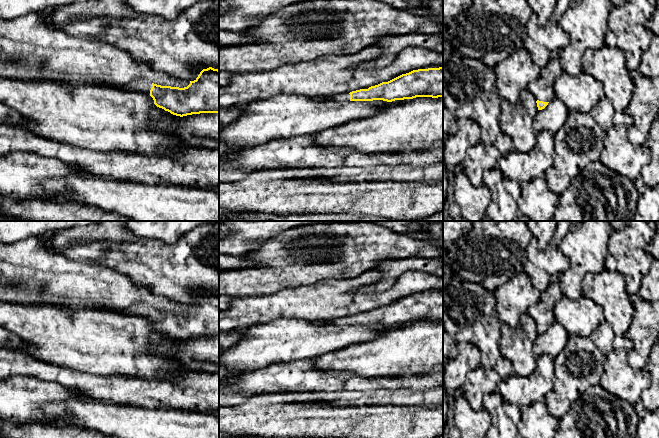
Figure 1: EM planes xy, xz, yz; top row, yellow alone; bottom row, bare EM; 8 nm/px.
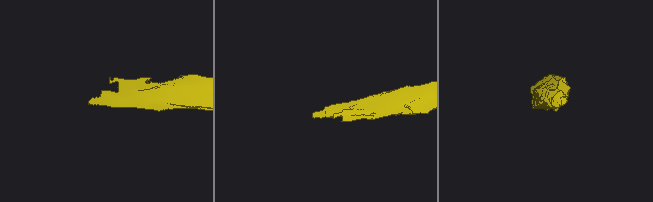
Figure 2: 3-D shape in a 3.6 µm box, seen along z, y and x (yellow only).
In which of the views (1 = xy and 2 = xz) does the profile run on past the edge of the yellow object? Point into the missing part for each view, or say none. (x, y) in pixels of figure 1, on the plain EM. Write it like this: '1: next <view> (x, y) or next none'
1: next xy (142, 310)
2: next xz (346, 320)

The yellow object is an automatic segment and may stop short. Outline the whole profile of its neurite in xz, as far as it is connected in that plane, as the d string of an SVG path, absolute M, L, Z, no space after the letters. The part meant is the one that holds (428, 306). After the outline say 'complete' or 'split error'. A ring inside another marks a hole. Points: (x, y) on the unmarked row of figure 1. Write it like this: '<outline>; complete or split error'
M443 291L413 294L368 313L333 319L334 325L373 325L443 321Z; split error

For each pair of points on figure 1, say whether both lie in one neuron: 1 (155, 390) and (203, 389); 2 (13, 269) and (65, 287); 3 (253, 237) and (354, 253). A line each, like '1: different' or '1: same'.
1: same
2: same
3: different

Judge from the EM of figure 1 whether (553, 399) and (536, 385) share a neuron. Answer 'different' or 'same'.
different

